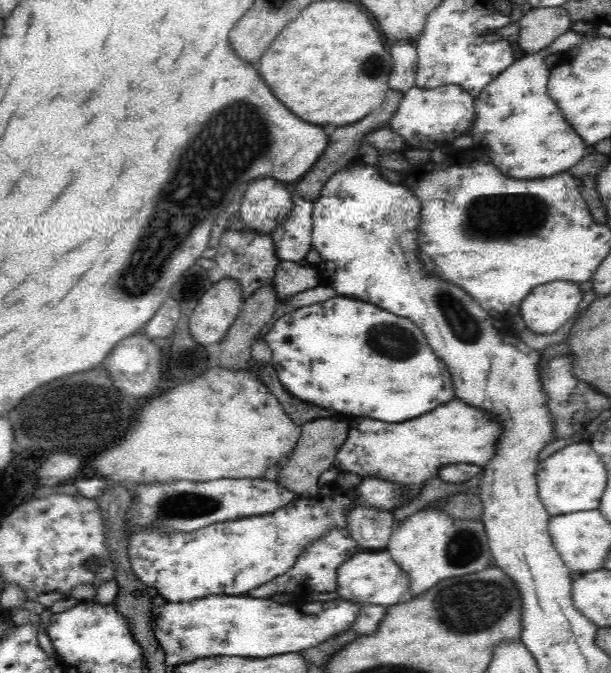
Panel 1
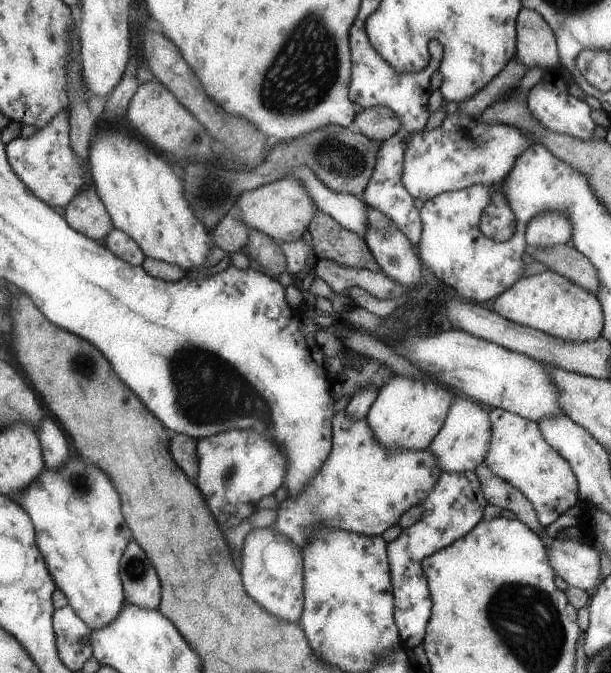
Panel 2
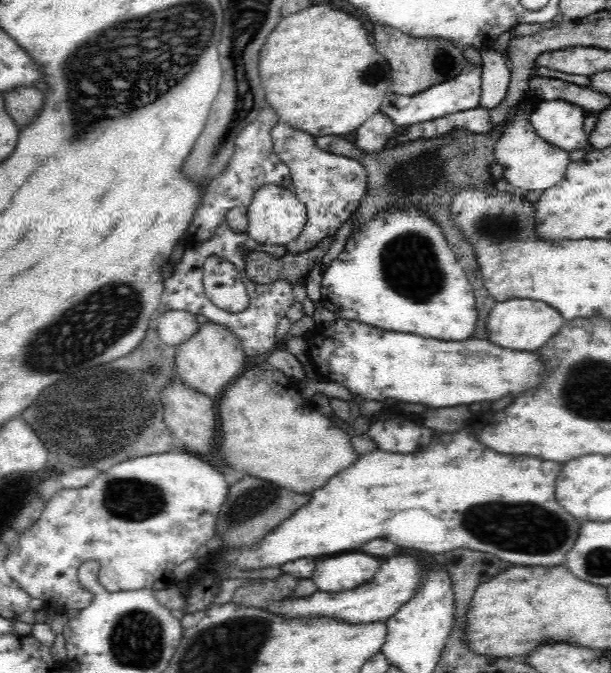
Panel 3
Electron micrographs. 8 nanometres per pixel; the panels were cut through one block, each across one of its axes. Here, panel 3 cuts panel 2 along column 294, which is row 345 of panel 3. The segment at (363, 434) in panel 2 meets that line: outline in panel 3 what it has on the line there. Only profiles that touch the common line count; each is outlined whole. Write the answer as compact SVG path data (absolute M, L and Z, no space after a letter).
M506 300L492 308L486 322L486 332L488 340L500 348L514 352L538 352L538 348L544 348L546 342L562 330L564 322L564 316L556 308L540 300Z

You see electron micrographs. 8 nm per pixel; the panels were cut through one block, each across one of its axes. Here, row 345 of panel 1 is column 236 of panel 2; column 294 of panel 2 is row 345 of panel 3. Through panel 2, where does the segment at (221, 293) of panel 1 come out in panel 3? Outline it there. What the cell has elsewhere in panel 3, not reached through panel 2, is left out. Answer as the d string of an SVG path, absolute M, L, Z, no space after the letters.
M200 324L198 332L190 336L186 342L176 346L176 376L196 392L202 392L210 396L212 400L218 400L222 392L244 372L246 364L246 352L238 340L238 336L222 324Z

